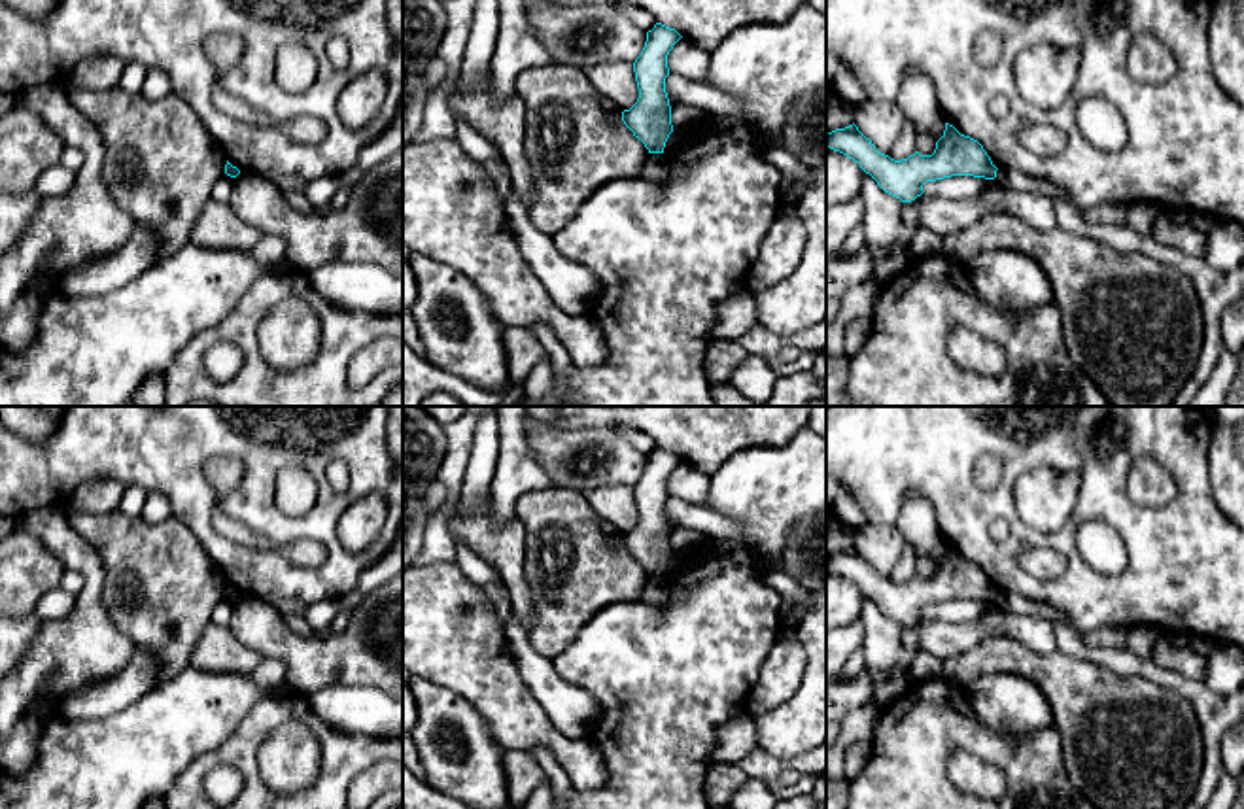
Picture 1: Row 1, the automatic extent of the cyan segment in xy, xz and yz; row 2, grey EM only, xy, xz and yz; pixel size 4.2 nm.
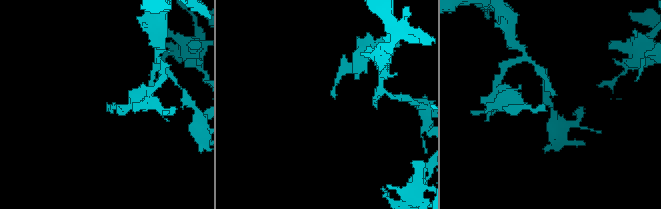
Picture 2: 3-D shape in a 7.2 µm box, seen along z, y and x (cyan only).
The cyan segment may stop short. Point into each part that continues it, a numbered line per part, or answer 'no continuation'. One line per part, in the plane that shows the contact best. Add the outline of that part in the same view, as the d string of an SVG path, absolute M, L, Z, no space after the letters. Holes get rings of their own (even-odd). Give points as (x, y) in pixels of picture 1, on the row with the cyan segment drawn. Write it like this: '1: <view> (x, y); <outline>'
no continuation

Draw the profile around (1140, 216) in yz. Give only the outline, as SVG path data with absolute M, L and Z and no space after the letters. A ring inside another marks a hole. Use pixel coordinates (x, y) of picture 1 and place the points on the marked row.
M1134 202L1127 208L1127 227L1131 227L1134 232L1151 236L1151 225L1153 217L1157 214L1159 206L1153 202Z

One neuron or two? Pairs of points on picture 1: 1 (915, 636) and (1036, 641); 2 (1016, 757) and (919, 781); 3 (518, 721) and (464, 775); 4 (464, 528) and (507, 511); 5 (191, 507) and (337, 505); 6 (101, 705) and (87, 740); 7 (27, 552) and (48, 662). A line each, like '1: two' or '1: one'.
1: one
2: one
3: two
4: two
5: one
6: two
7: two

